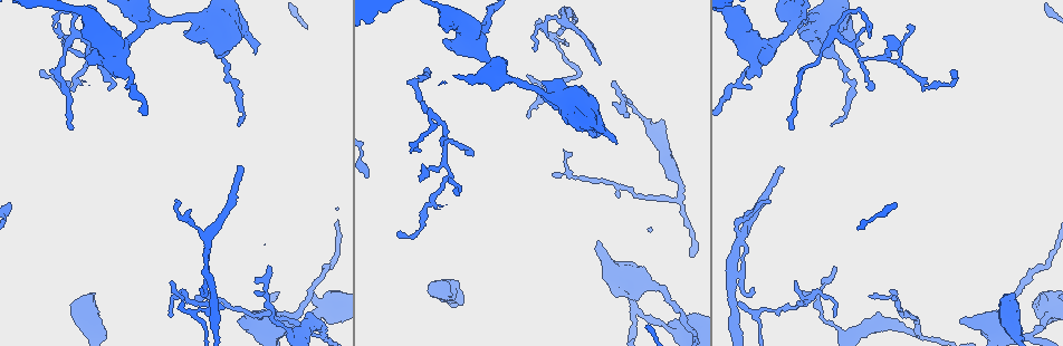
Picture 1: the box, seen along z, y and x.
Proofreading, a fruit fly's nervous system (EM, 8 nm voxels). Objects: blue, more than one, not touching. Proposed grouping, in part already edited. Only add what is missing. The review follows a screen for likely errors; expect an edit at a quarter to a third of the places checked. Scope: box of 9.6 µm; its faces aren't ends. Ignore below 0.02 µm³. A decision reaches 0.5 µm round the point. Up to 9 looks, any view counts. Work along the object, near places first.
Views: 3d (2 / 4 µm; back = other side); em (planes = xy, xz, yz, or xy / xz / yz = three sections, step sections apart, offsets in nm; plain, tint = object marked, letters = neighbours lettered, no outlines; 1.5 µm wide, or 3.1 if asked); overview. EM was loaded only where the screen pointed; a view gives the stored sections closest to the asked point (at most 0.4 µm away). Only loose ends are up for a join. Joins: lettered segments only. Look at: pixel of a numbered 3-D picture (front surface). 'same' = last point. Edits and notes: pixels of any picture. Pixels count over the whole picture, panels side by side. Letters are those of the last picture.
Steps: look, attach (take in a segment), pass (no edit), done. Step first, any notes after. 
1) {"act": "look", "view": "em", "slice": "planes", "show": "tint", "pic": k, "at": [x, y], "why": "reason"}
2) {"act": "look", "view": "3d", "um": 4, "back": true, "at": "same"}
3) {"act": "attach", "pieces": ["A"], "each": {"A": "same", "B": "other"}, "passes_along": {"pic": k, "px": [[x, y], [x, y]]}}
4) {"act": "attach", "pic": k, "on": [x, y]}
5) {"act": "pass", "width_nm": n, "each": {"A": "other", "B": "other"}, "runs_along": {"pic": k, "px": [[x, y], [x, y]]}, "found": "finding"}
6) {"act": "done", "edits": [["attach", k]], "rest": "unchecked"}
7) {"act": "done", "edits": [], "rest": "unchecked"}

{"act": "look", "view": "em", "slice": "planes", "show": "letters", "pic": 1, "at": [534, 51], "why": "tapers out"}

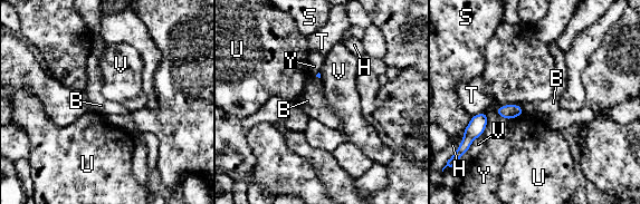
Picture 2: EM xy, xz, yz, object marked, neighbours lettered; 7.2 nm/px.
{"act": "pass", "each": {"B": "other", "H": "other", "S": "other", "T": "other", "U": "other", "V": "other", "Y": "other"}, "found": "no lettered segment goes on from it"}

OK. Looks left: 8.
{"act": "look", "view": "3d", "um": 4, "pic": 1, "at": [243, 168], "why": "free end"}

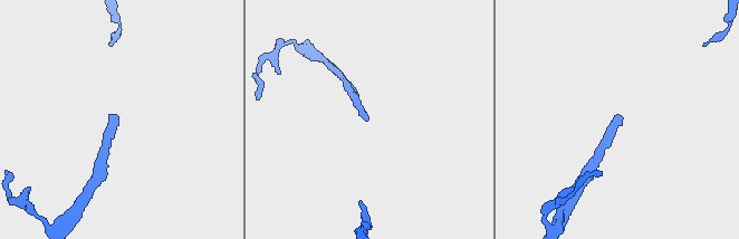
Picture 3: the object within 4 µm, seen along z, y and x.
{"act": "look", "view": "em", "slice": "planes", "show": "letters", "pic": 3, "at": [115, 117]}

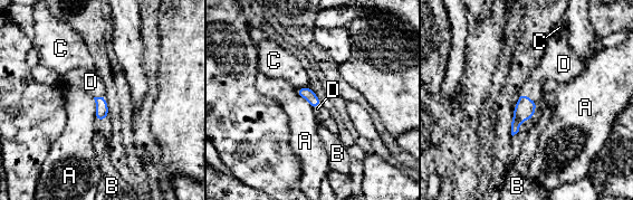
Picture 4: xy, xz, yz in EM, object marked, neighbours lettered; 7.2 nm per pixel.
{"act": "attach", "pieces": ["D"], "width_nm": 90, "each": {"A": "other", "B": "other", "C": "other", "D": "same"}, "passes_along": {"pic": 4, "px": [[525, 108], [527, 96], [533, 87]]}, "found": "the neuron continues"}

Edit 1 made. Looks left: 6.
{"act": "look", "view": "overview", "why": "redraw"}

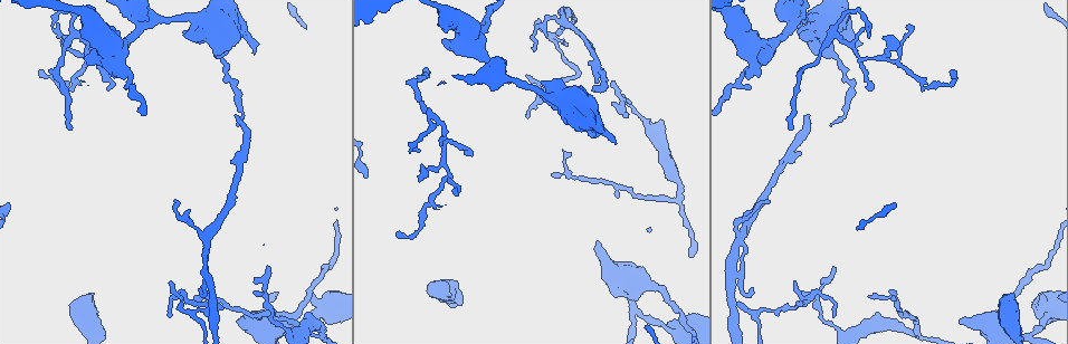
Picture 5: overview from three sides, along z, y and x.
{"act": "look", "view": "em", "slice": "planes", "show": "letters", "pic": 5, "at": [72, 130]}

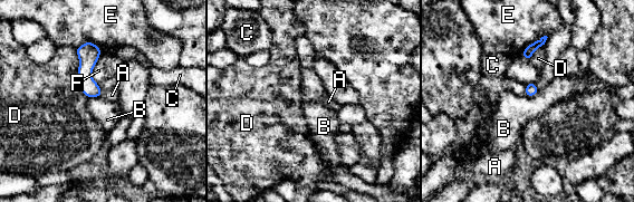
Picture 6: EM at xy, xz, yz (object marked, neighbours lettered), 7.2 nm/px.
{"act": "attach", "pieces": ["A"], "width_nm": 90, "each": {"A": "same", "B": "other", "C": "other", "D": "other", "E": "other", "F": "other"}, "passes_along": {"pic": 6, "px": [[87, 85], [102, 94], [112, 95]]}, "found": "it goes on there"}

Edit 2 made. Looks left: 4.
{"act": "look", "view": "3d", "um": 4, "pic": 5, "at": [200, 288], "why": "tapers out"}

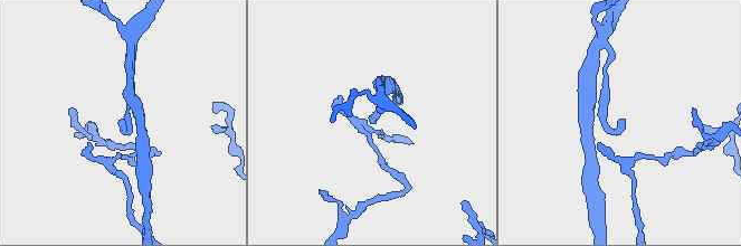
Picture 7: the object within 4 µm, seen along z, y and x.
{"act": "look", "view": "em", "slice": "planes", "show": "letters", "pic": 7, "at": [123, 121], "why": "need the tissue"}

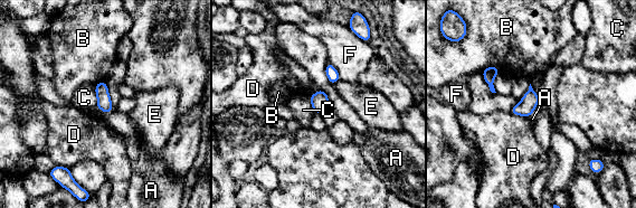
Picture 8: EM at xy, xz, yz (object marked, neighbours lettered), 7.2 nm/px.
{"act": "pass", "each": {"A": "other", "B": "other", "C": "other", "D": "other", "E": "other", "F": "other"}, "border": {"pic": 8, "px": [[500, 71], [487, 66], [481, 72]]}, "found": "no lettered segment goes on from it"}

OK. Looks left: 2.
{"act": "done", "edits": [["attach", 4], ["attach", 6]], "rest": "unchecked"}

